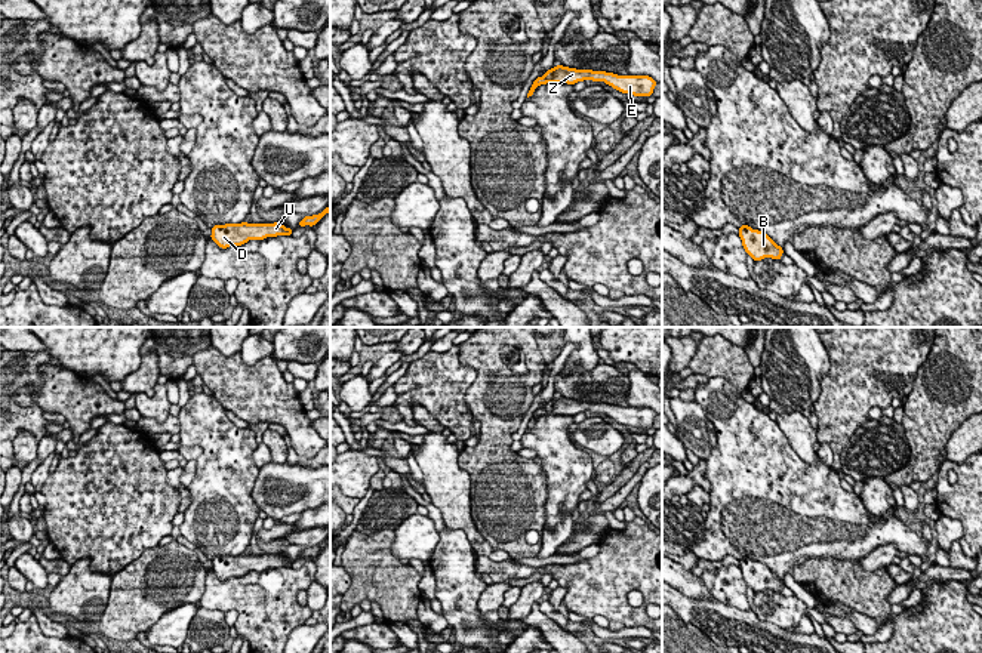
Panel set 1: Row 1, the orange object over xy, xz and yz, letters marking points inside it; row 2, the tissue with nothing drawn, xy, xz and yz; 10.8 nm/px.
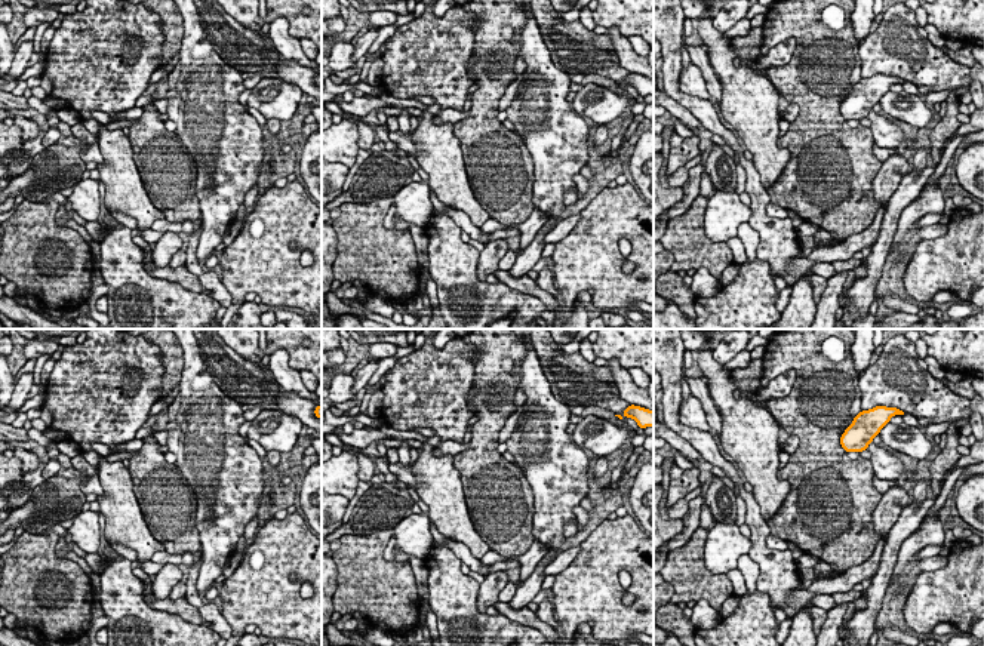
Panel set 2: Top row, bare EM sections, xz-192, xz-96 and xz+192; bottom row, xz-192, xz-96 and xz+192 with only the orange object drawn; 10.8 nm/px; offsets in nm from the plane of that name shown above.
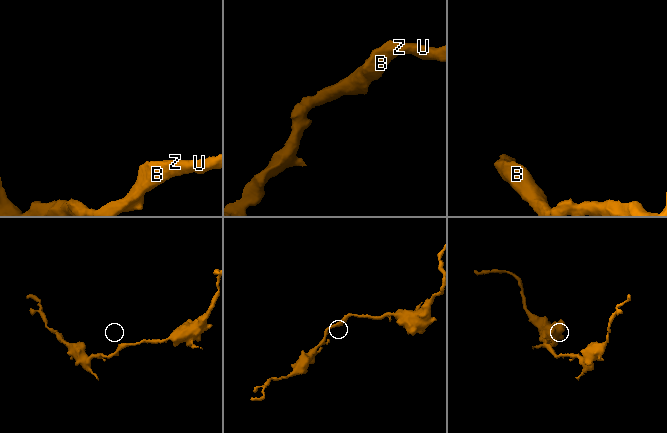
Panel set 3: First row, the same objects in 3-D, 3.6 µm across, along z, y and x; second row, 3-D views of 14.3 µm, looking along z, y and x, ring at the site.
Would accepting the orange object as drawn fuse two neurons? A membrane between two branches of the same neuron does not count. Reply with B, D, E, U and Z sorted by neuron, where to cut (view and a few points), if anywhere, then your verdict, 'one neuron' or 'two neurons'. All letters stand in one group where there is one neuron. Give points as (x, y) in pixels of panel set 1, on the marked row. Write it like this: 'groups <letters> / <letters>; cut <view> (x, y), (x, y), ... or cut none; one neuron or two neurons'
groups B D E U Z; cut none; one neuron

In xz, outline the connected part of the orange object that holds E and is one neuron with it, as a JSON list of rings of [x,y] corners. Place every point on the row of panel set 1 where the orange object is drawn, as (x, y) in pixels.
[[[563,65],[552,67],[542,77],[533,80],[529,89],[527,98],[535,93],[535,89],[547,83],[567,83],[575,84],[578,81],[604,81],[613,89],[634,95],[634,96],[652,96],[653,89],[658,84],[650,76],[618,76],[606,71],[576,70]]]

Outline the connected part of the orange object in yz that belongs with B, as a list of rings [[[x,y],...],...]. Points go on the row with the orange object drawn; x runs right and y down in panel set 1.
[[[748,225],[739,227],[739,238],[748,256],[755,262],[764,258],[781,261],[781,256],[785,253],[766,232],[752,230]]]

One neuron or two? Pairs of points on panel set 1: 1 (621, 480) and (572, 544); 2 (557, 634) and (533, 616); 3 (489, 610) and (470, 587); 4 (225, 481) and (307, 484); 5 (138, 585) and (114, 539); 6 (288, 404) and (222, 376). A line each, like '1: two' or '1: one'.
1: two
2: one
3: two
4: two
5: two
6: one

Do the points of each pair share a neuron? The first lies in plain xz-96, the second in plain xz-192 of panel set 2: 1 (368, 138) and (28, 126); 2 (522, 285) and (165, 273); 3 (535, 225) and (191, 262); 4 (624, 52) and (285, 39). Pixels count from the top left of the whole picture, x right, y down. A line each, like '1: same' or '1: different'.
1: same
2: same
3: same
4: same

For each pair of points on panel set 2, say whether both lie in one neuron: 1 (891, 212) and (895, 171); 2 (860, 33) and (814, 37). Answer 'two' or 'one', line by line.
1: two
2: two

